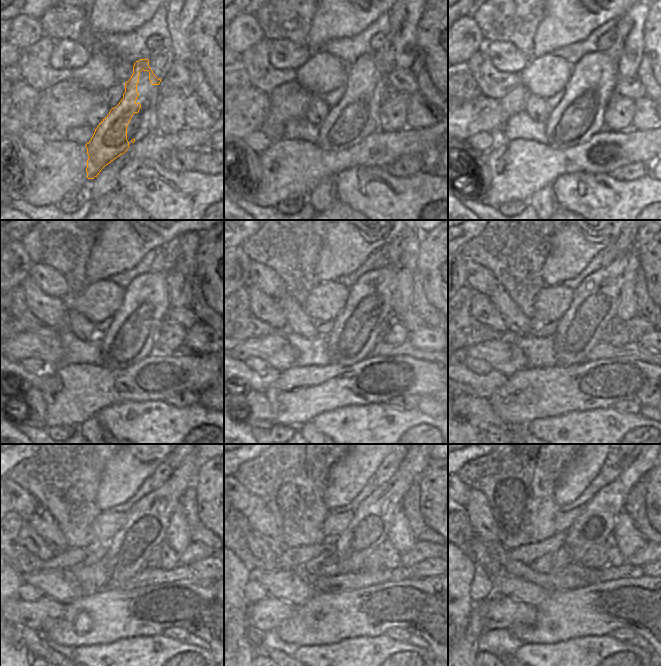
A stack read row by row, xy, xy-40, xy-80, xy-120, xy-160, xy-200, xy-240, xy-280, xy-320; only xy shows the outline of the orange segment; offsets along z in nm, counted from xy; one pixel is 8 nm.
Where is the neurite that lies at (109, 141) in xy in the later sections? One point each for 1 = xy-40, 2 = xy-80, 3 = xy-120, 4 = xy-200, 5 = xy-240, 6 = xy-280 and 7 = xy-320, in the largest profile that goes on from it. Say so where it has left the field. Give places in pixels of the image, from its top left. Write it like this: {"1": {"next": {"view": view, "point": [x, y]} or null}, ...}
{"1": {"next": {"view": "xy-40", "point": [330, 138]}}, "2": {"next": {"view": "xy-80", "point": [597, 66]}}, "3": {"next": {"view": "xy-120", "point": [149, 287]}}, "4": {"next": {"view": "xy-200", "point": [608, 279]}}, "5": {"next": {"view": "xy-240", "point": [161, 502]}}, "6": {"next": {"view": "xy-280", "point": [383, 504]}}, "7": {"next": {"view": "xy-320", "point": [606, 506]}}}

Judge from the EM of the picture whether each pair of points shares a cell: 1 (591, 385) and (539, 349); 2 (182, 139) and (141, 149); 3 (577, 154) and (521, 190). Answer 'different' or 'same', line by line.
1: different
2: same
3: same

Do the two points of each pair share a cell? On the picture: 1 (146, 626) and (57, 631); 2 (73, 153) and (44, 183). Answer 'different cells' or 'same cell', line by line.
1: same cell
2: same cell

